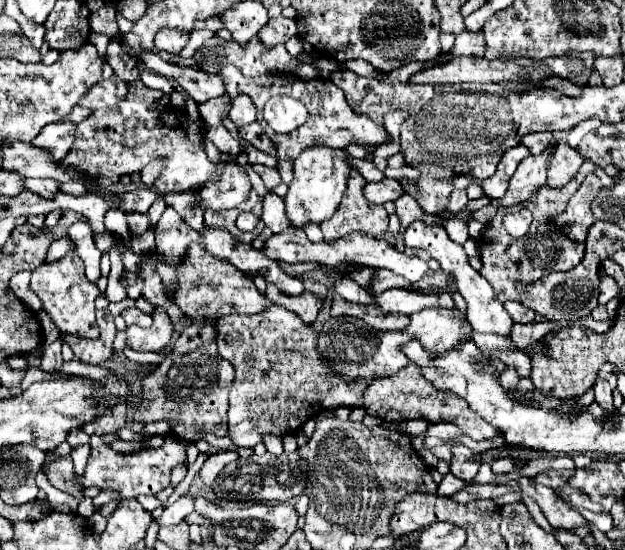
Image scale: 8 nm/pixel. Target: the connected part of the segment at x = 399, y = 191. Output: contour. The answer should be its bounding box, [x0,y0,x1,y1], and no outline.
[363,178,405,204]

